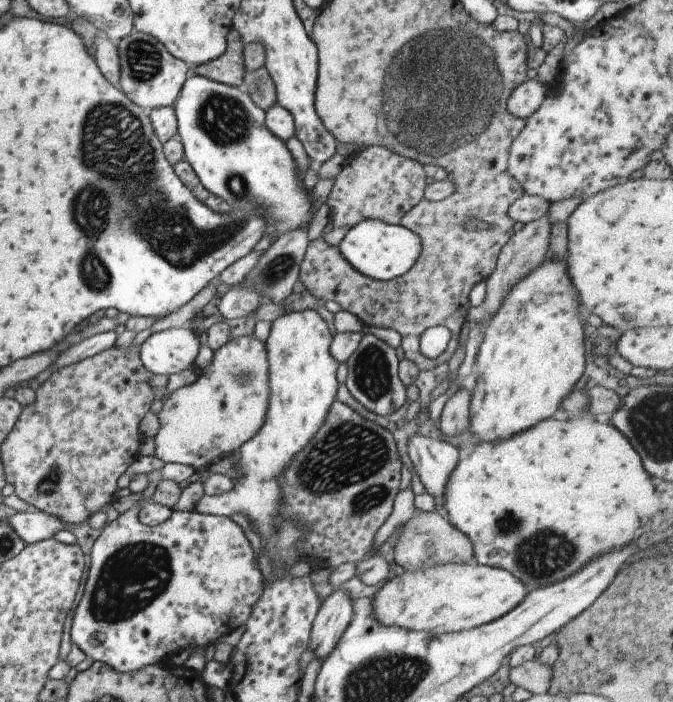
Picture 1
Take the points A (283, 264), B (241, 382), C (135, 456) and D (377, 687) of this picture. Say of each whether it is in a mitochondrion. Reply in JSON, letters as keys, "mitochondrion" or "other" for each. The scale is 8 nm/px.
{"A":"mitochondrion","B":"mitochondrion","C":"other","D":"mitochondrion"}

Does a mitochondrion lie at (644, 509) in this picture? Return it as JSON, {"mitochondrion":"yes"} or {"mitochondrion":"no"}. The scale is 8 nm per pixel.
{"mitochondrion":"no"}

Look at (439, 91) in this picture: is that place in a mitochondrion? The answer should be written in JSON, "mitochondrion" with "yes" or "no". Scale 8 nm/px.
{"mitochondrion":"yes"}

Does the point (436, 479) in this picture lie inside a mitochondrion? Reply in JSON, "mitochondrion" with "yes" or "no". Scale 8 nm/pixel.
{"mitochondrion":"no"}

